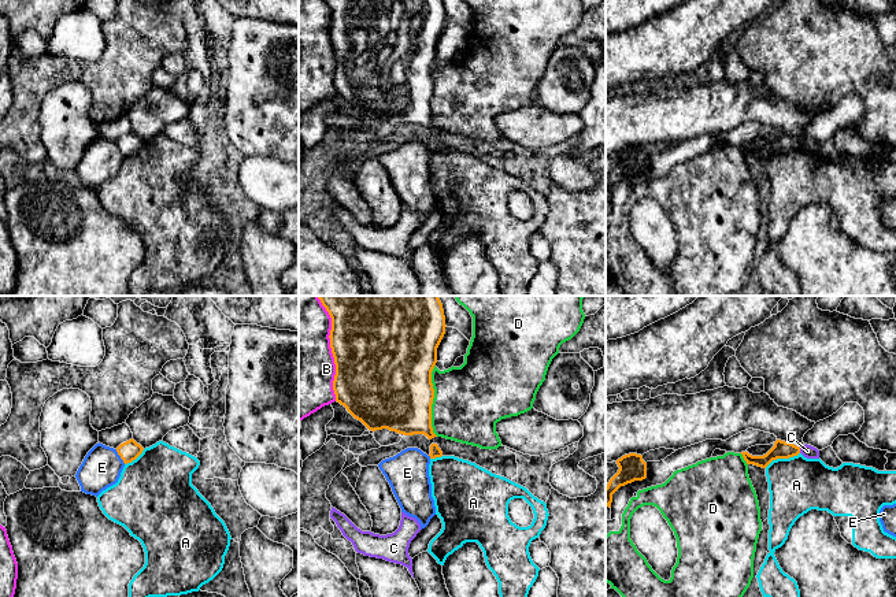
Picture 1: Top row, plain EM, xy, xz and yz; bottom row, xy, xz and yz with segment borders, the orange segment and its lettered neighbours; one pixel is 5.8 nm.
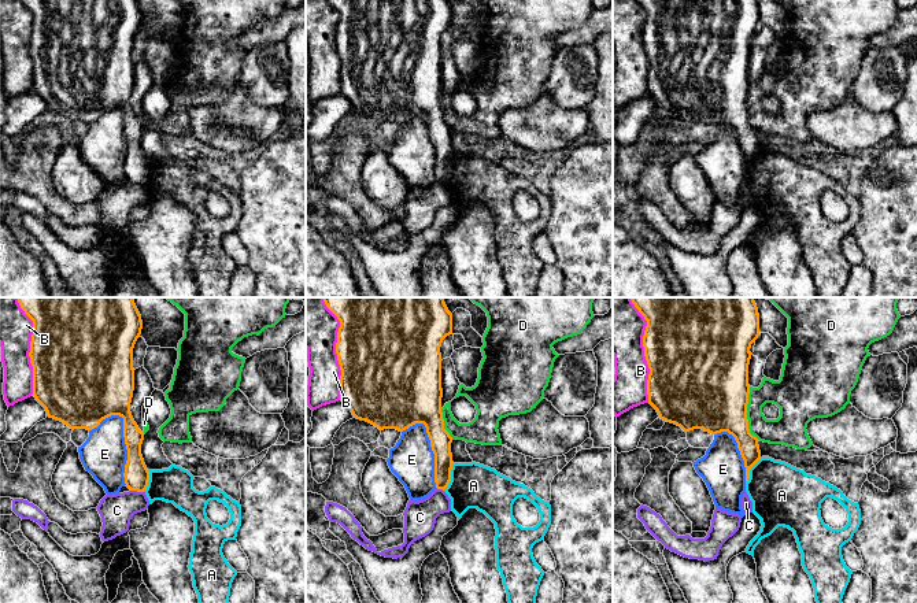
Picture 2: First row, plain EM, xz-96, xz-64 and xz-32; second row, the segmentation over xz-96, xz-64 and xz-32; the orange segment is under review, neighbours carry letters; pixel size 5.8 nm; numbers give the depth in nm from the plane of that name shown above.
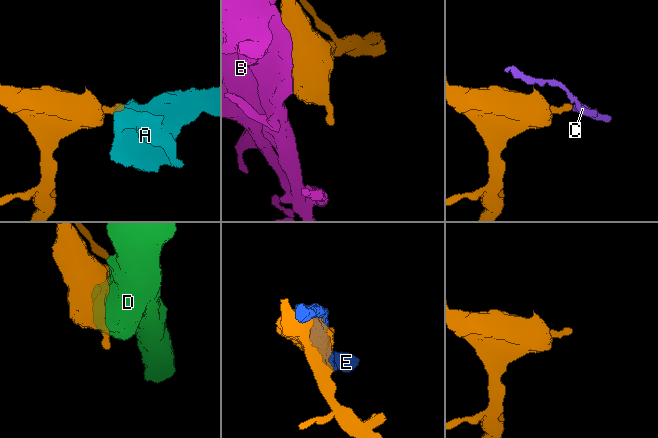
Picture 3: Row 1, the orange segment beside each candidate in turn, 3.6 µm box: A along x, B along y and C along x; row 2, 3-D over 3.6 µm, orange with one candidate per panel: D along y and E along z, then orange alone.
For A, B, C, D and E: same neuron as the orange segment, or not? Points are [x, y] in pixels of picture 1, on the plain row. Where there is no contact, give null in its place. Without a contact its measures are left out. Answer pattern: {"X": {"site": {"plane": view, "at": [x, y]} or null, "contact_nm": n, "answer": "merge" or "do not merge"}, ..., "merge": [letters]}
{"A": {"site": {"plane": "yz", "at": [781, 151]}, "contact_nm": 220, "answer": "do not merge"}, "B": {"site": {"plane": "xz", "at": [332, 45]}, "contact_nm": 550, "answer": "do not merge"}, "C": {"site": {"plane": "yz", "at": [799, 144]}, "contact_nm": 30, "answer": "do not merge"}, "D": {"site": {"plane": "xz", "at": [432, 93]}, "contact_nm": 420, "answer": "do not merge"}, "E": {"site": {"plane": "xy", "at": [119, 148]}, "contact_nm": 110, "answer": "do not merge"}, "merge": []}

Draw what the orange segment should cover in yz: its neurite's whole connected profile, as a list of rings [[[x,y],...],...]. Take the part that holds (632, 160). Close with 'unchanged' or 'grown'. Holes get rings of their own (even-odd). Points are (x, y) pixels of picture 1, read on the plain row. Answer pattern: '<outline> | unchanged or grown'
[[[629,147],[617,153],[618,166],[606,179],[606,199],[611,201],[612,188],[621,181],[634,174],[647,171],[647,156],[641,148]]] | unchanged

